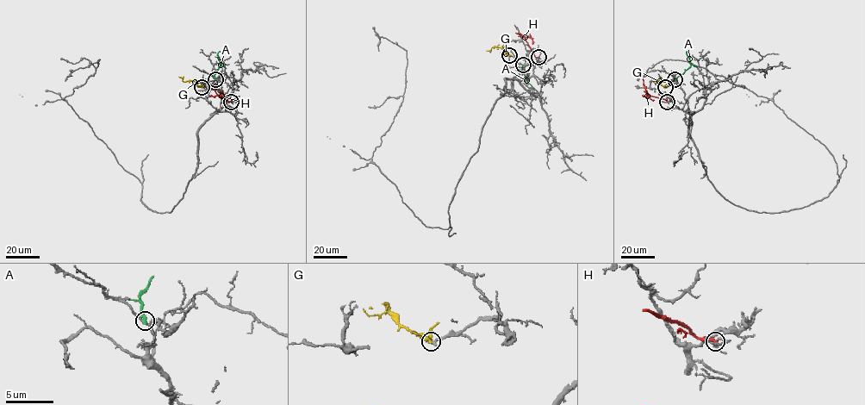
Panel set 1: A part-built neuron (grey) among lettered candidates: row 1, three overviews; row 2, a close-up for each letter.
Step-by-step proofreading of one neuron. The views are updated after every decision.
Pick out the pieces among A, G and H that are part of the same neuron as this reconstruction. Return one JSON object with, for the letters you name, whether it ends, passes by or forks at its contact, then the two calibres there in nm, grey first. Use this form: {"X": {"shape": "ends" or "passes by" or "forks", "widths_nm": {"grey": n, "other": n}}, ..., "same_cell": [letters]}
{"same_cell": []}

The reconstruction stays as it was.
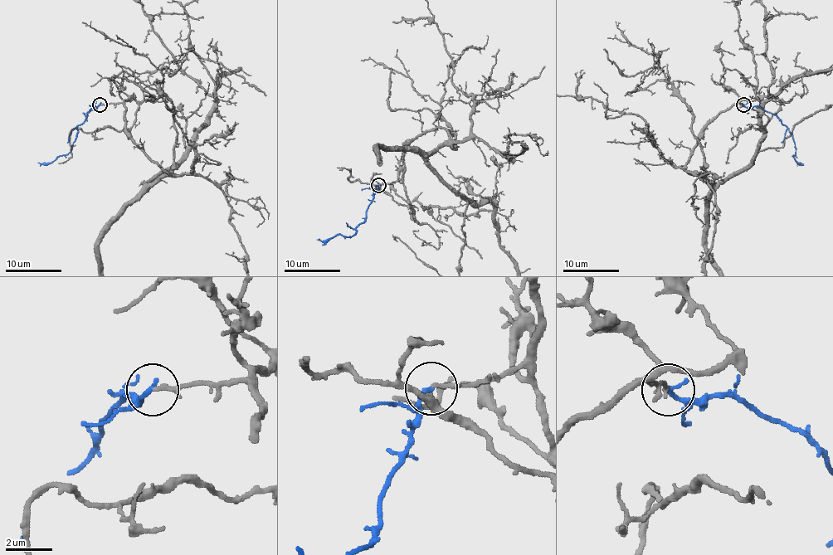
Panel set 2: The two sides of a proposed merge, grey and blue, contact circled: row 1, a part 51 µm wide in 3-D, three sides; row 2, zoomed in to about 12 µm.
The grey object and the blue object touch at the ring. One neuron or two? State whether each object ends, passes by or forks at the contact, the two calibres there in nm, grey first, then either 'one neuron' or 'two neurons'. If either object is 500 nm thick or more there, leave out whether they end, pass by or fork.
grey ends; blue ends; calibres 180 and 240 nm; one neuron

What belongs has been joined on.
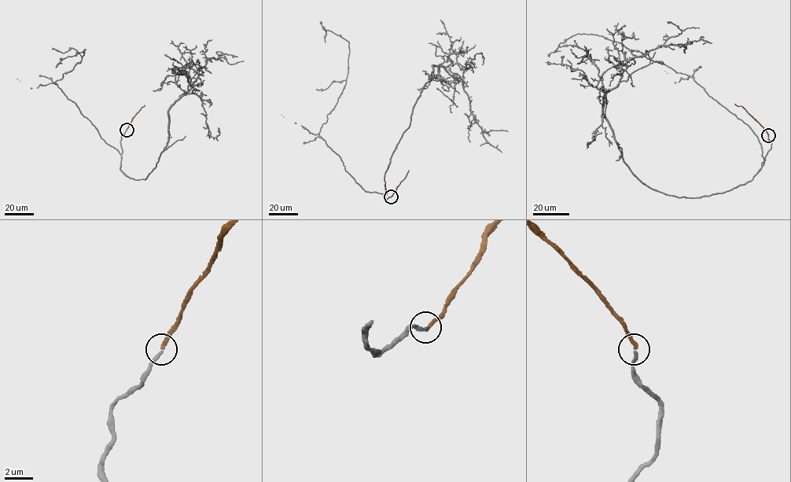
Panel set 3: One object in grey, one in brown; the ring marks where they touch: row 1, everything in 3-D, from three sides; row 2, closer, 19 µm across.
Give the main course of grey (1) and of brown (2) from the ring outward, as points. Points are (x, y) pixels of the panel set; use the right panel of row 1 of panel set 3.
1: (767, 135), (752, 179), (708, 196), (655, 191), (623, 161), (603, 112), (620, 68), (662, 45), (711, 42)
2: (767, 135), (741, 106), (734, 104)

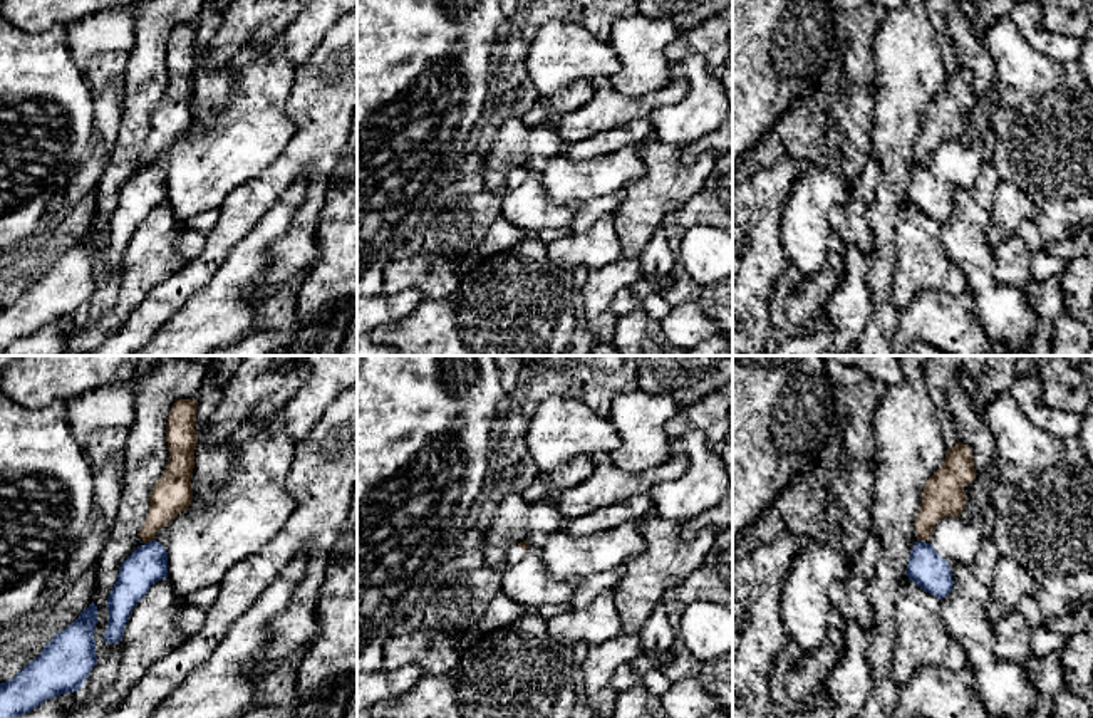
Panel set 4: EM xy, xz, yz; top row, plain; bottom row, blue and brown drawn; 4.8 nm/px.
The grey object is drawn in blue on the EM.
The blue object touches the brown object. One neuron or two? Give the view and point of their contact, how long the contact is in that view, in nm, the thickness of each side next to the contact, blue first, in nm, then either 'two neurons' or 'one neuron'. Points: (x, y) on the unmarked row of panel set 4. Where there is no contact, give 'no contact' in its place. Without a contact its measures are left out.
xy (148, 166) | 50 nm | 190/180 nm | two neurons

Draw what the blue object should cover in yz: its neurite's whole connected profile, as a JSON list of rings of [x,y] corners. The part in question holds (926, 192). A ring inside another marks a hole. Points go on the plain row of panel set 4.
[[[944,141],[932,154],[932,166],[917,164],[907,188],[907,201],[925,216],[944,223],[954,210],[951,190],[971,191],[984,164],[984,144]]]

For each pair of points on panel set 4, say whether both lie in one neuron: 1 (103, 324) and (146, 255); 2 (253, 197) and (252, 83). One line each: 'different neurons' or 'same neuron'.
1: same neuron
2: different neurons

